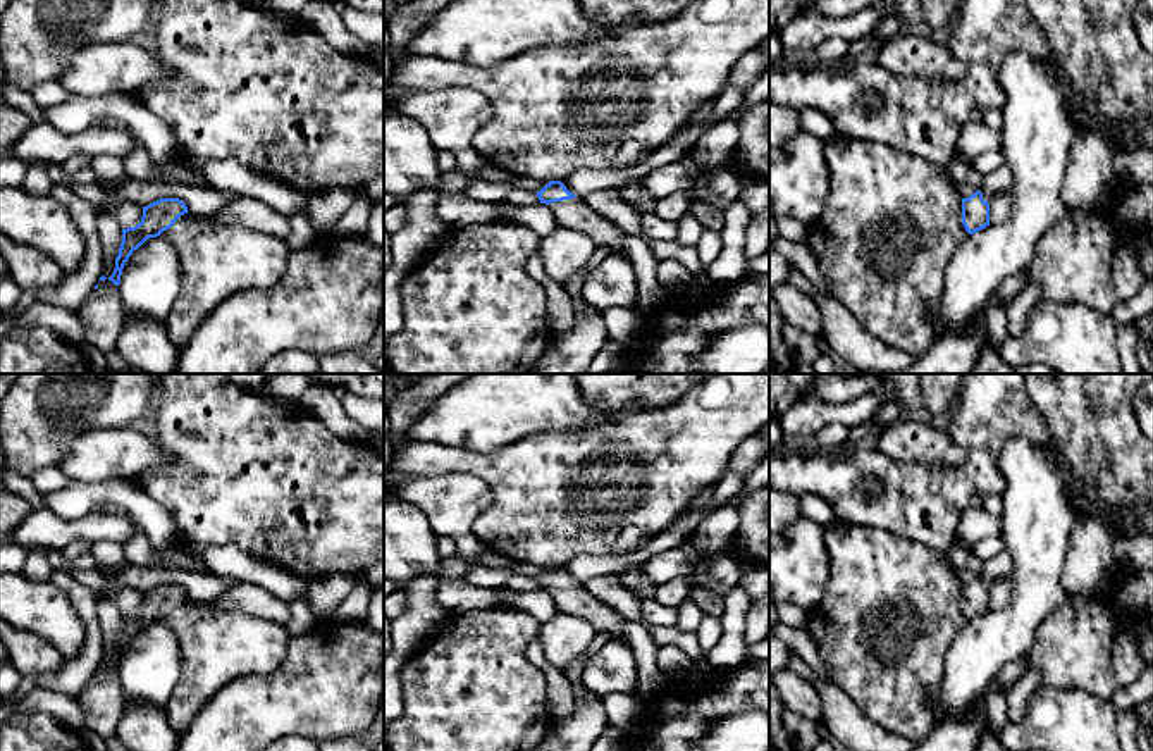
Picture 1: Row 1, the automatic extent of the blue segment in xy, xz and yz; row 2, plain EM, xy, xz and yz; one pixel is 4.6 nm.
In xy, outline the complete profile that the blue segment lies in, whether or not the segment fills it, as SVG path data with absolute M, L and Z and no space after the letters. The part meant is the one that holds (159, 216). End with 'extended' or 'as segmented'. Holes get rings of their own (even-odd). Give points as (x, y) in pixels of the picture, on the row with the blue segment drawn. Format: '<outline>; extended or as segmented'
M160 198L143 207L141 222L134 227L122 229L122 243L115 258L115 269L108 281L119 286L122 269L133 251L138 250L146 239L157 238L163 231L170 229L174 222L184 214L188 214L188 207L179 198Z; as segmented

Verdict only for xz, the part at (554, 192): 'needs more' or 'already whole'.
needs more

